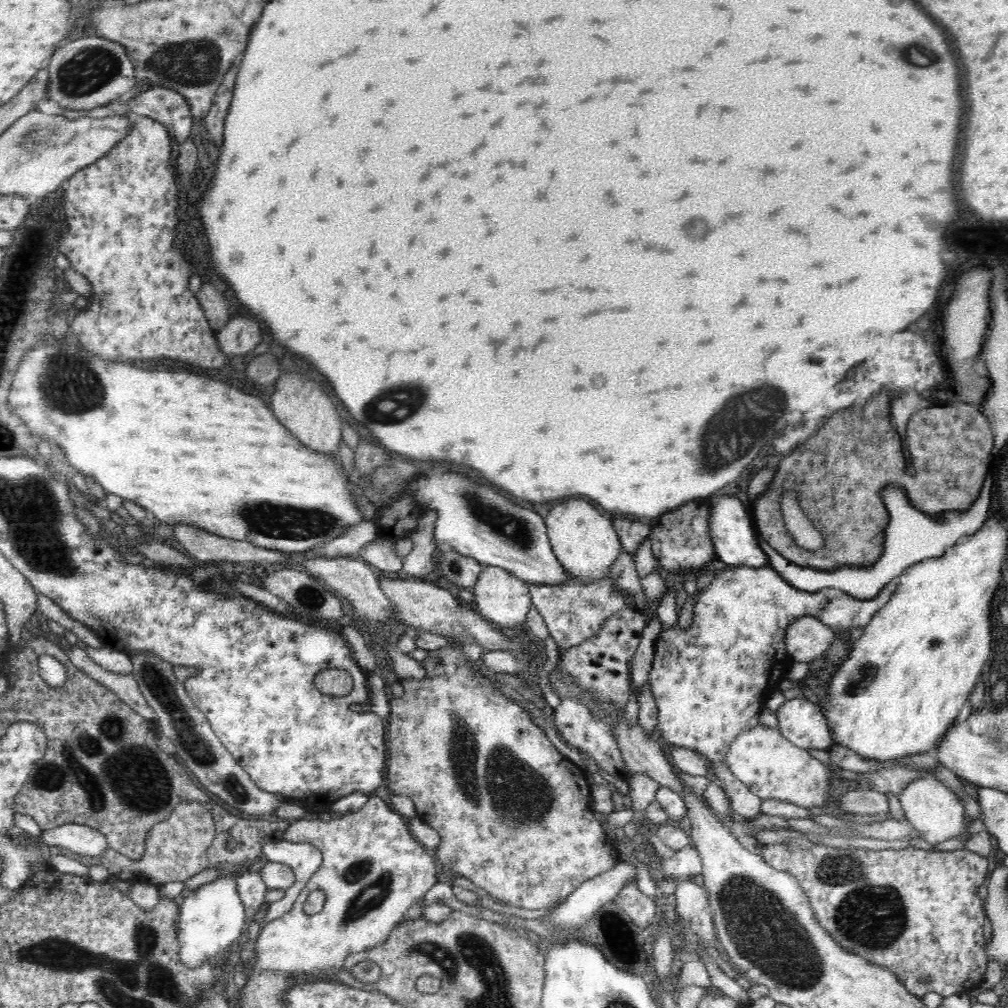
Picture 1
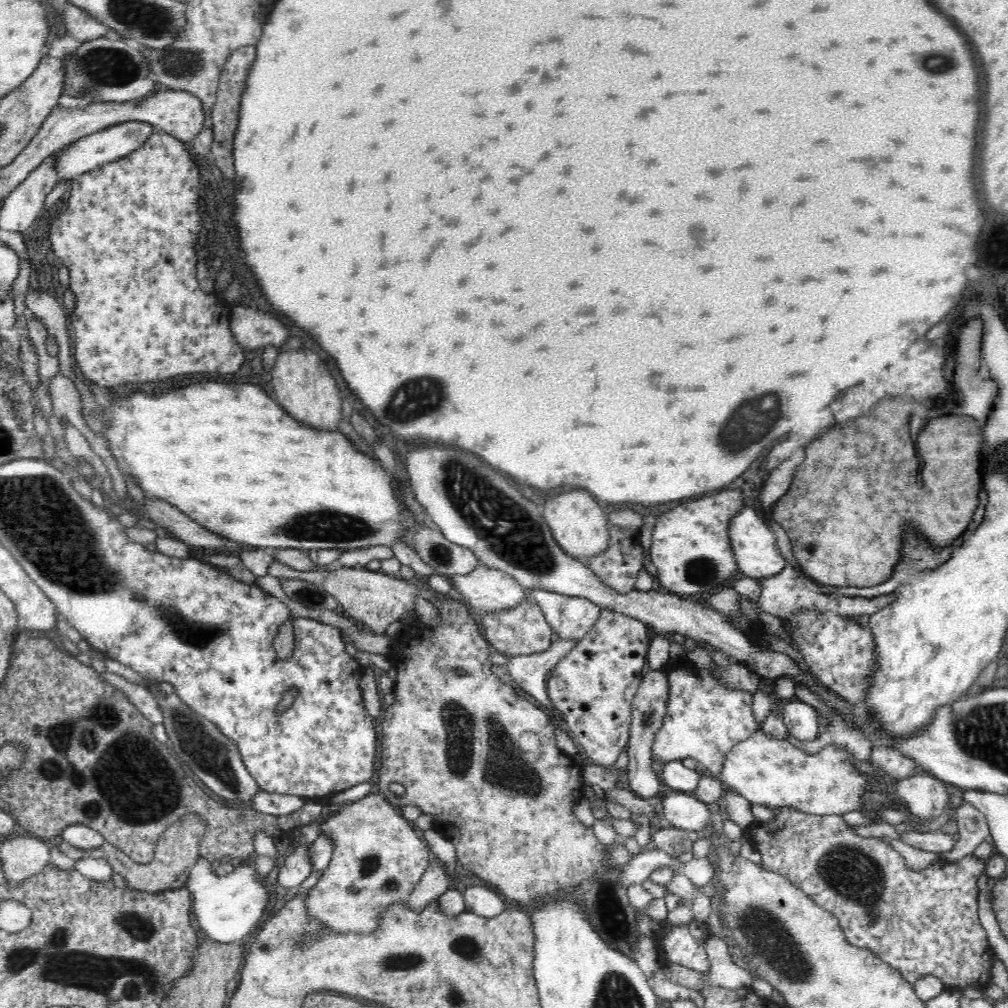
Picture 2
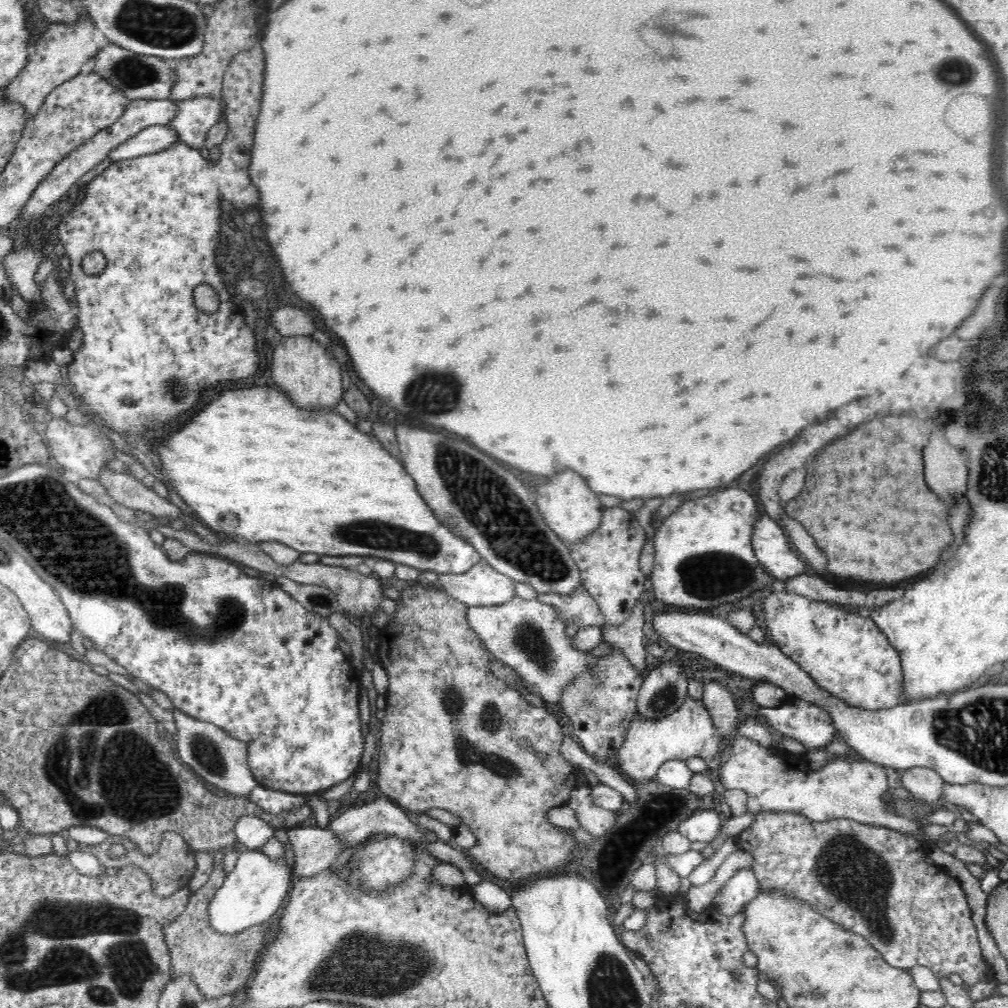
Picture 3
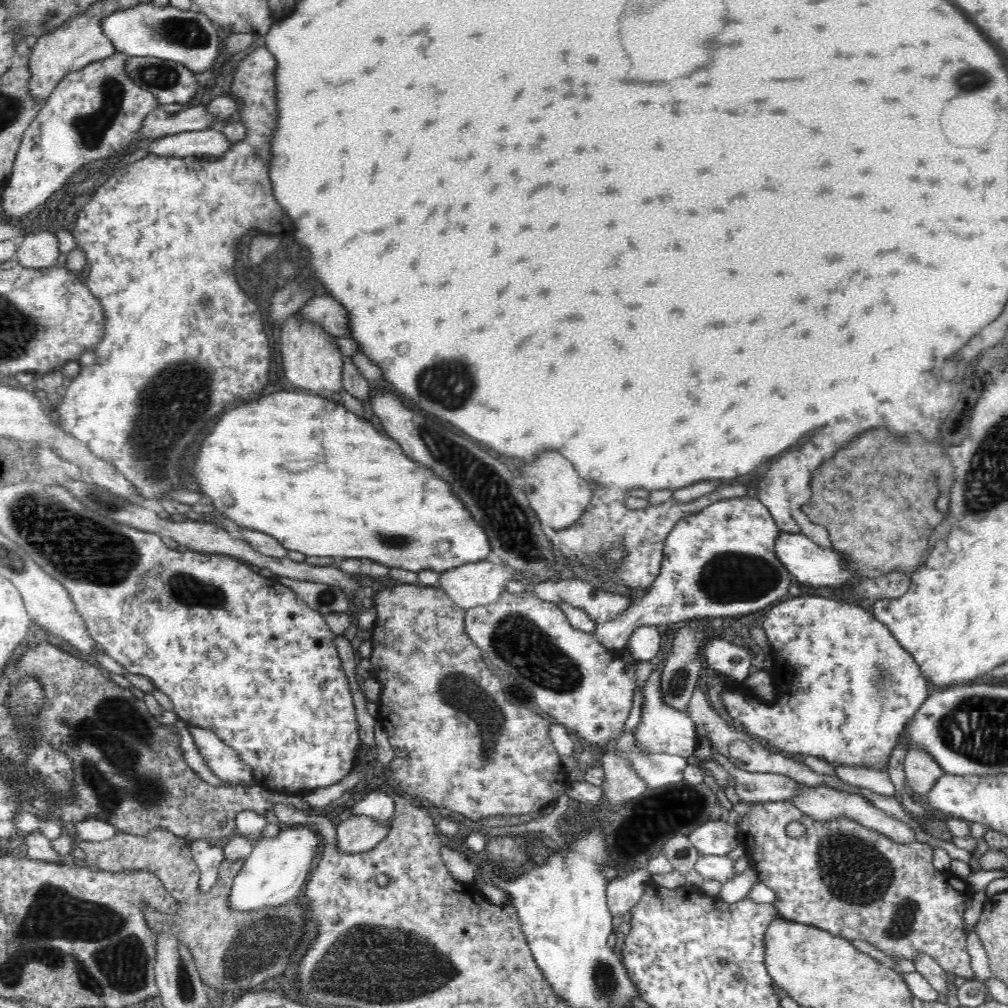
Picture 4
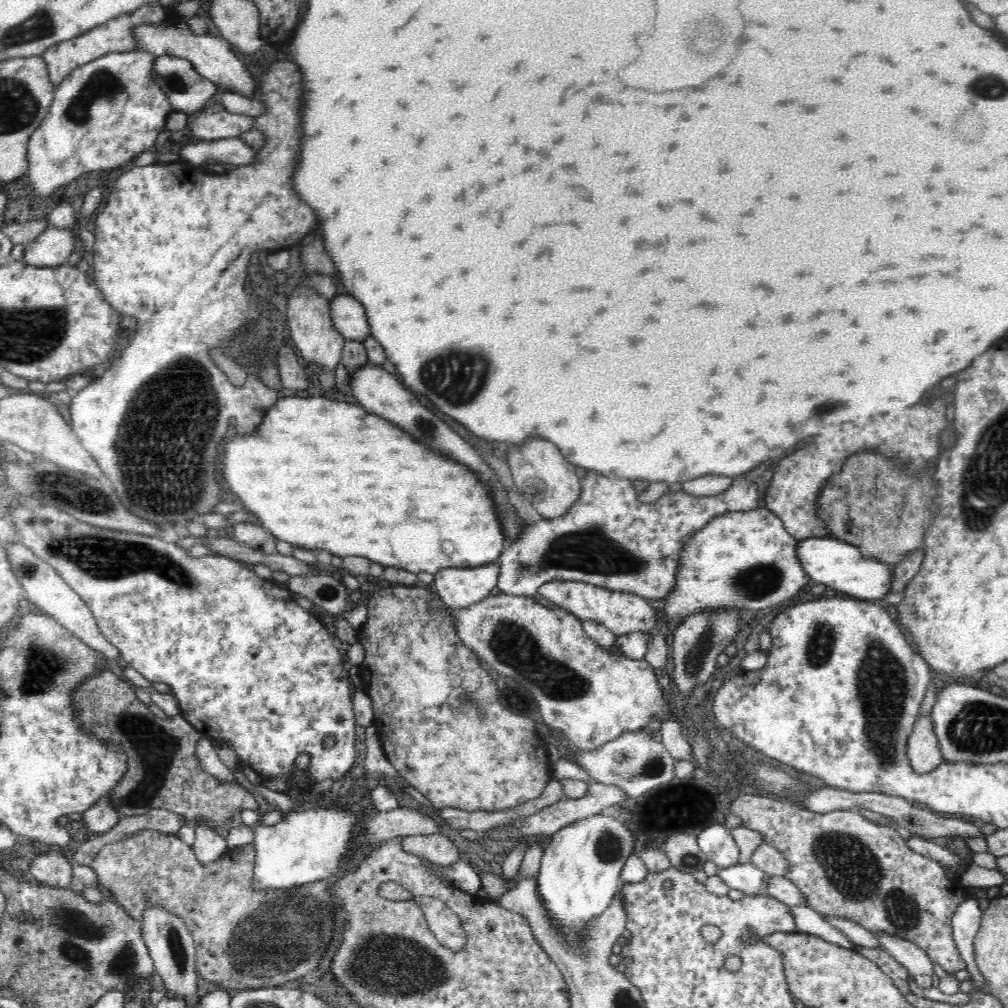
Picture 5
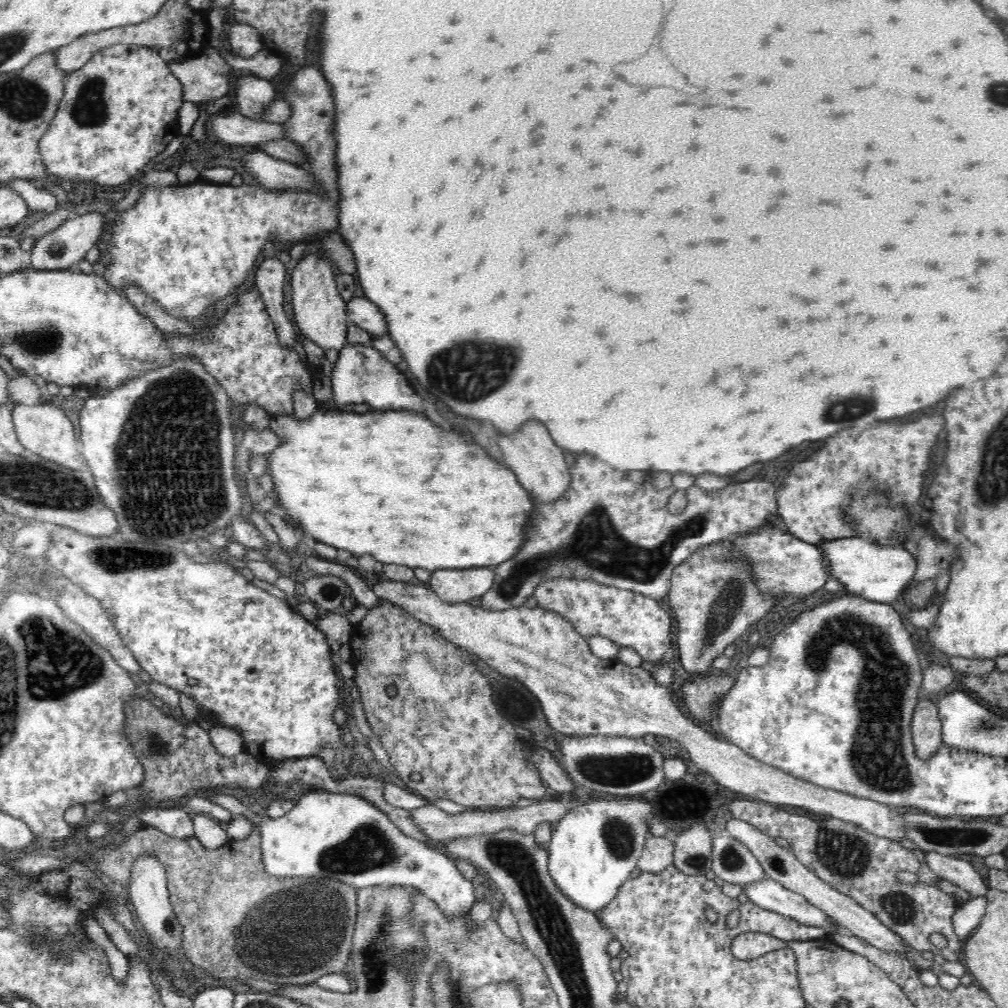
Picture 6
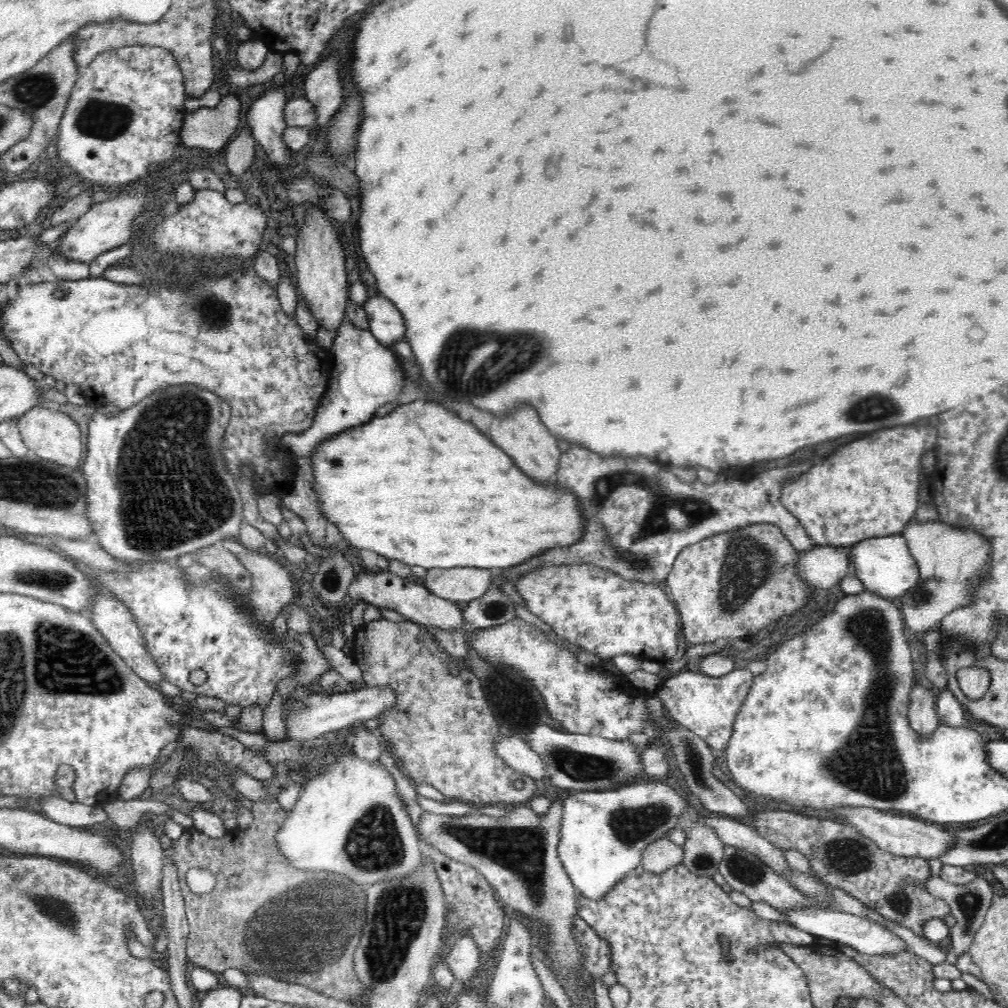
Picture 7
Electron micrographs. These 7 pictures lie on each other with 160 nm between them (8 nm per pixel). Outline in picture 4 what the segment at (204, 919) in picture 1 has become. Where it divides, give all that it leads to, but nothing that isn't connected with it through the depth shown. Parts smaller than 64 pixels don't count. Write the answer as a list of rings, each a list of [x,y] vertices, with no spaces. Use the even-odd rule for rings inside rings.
[[[310,825],[282,826],[278,836],[256,840],[232,883],[230,909],[244,913],[262,911],[300,897],[316,866],[312,860],[316,858],[320,841],[319,833]]]

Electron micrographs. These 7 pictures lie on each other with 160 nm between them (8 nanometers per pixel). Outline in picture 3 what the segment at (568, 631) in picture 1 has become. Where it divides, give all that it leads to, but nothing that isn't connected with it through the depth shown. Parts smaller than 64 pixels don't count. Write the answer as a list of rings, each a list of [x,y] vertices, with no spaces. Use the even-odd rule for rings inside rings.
[[[582,585],[572,594],[537,593],[537,599],[544,604],[552,605],[565,624],[574,622],[580,629],[605,624],[599,604]]]

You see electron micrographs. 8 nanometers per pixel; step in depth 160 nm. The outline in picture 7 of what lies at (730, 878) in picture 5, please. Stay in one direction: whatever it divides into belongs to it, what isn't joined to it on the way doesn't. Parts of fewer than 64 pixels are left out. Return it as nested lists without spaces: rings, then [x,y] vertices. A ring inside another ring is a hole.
[[[796,908],[790,912],[783,912],[789,925],[809,932],[817,937],[828,938],[838,944],[846,944],[863,954],[871,956],[894,956],[894,954],[908,954],[910,948],[898,935],[873,921],[850,915],[835,908],[830,910],[815,910],[815,908]]]

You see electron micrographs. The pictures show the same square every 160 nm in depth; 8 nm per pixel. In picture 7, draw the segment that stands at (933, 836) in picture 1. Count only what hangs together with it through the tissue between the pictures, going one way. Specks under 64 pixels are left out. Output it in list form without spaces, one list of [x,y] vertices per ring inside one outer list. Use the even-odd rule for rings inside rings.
[[[914,684],[908,704],[909,725],[920,738],[928,738],[938,728],[939,718],[936,711],[937,697],[921,685]]]

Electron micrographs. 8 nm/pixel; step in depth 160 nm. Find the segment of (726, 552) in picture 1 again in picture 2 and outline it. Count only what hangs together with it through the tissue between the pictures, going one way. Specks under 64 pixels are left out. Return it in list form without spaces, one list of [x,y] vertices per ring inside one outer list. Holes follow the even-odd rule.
[[[741,508],[730,520],[729,530],[730,548],[742,576],[754,579],[766,578],[780,573],[787,565],[785,559],[778,554],[776,536],[754,508]]]

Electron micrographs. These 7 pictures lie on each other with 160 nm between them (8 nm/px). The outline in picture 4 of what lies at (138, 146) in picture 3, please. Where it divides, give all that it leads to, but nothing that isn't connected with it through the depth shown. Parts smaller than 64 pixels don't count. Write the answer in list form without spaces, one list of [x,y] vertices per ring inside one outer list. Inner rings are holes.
[[[214,128],[158,137],[148,142],[147,148],[149,155],[159,157],[221,157],[231,149],[232,143],[218,128]]]

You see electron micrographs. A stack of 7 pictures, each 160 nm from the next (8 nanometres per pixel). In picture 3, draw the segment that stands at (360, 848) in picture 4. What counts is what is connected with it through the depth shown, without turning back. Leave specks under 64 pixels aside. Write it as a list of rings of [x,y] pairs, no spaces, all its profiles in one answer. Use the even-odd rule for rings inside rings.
[[[301,827],[287,829],[292,846],[294,874],[306,879],[326,870],[334,859],[345,850],[339,838],[327,827]]]

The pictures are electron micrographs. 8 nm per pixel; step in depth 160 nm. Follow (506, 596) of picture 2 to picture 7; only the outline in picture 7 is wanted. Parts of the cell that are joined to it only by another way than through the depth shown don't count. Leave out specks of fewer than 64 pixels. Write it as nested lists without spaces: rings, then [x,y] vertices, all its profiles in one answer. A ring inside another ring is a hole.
[[[476,567],[427,569],[424,586],[447,601],[470,602],[480,598],[492,583],[495,571]]]

